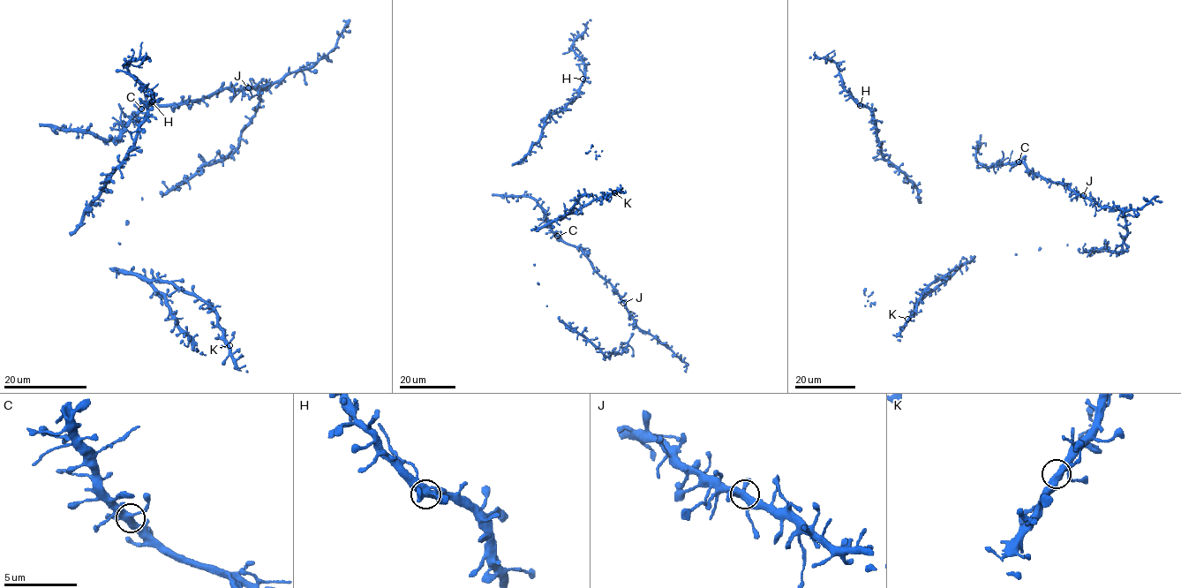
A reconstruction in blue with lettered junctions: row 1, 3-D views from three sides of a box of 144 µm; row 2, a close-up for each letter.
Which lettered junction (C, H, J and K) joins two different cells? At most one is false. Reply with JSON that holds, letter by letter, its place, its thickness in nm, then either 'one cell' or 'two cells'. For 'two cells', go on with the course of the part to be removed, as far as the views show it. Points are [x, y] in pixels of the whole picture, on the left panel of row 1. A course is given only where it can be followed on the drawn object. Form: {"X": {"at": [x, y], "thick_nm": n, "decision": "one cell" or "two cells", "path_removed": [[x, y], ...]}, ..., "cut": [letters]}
{"C": {"at": [141, 109], "thick_nm": 400, "decision": "one cell"}, "H": {"at": [152, 101], "thick_nm": 400, "decision": "one cell"}, "J": {"at": [248, 87], "thick_nm": 400, "decision": "one cell"}, "K": {"at": [229, 345], "thick_nm": 400, "decision": "one cell"}, "cut": []}

